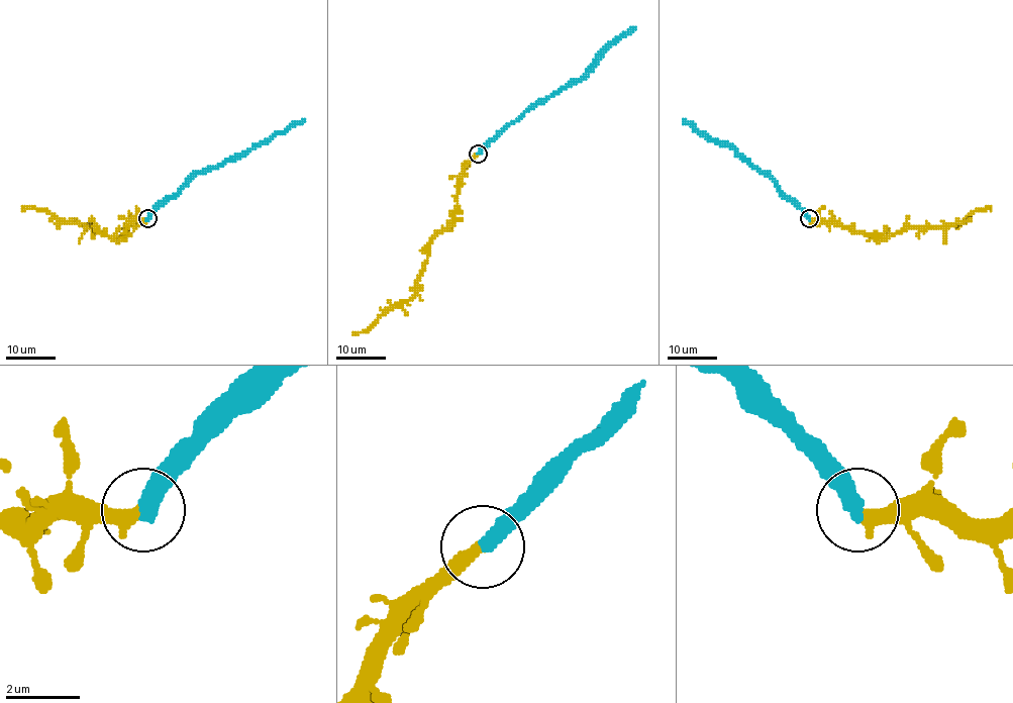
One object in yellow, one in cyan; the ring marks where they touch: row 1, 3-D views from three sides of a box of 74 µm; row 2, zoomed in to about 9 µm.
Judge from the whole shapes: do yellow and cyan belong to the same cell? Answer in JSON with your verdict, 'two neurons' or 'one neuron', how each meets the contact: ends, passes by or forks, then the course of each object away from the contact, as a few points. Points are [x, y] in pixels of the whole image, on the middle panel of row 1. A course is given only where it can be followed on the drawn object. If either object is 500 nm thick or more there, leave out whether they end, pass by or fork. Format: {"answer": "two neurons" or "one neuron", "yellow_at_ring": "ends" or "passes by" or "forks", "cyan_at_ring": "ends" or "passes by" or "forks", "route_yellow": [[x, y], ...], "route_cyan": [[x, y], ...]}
{"answer": "two neurons", "yellow_at_ring": "ends", "cyan_at_ring": "ends", "route_yellow": [[479, 153], [464, 172], [452, 222], [429, 244], [416, 292], [409, 299], [391, 305], [366, 329], [351, 335]], "route_cyan": [[479, 153], [527, 110], [569, 87], [635, 27]]}

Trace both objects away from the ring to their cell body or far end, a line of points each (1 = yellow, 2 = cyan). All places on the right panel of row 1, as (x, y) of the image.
1: (809, 219), (827, 220), (891, 236), (901, 230), (947, 227), (961, 222), (977, 210), (991, 209)
2: (809, 219), (767, 174), (730, 146), (711, 140), (684, 119)

